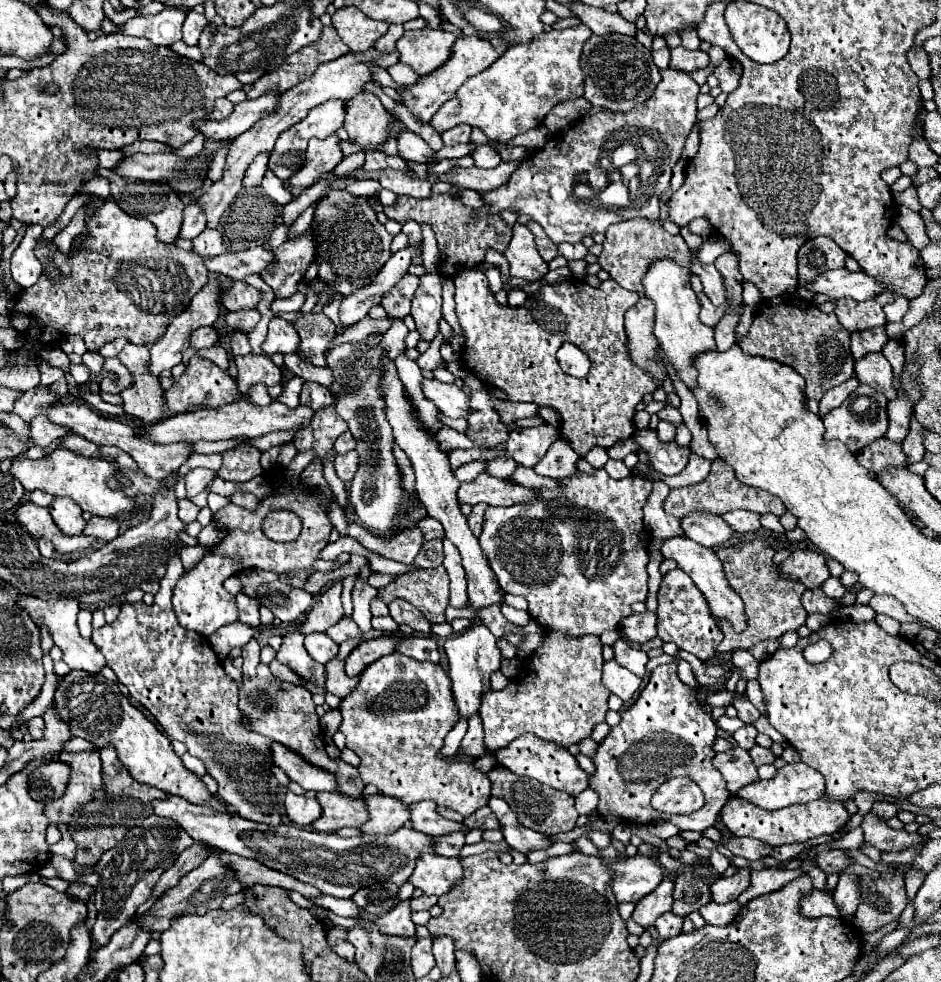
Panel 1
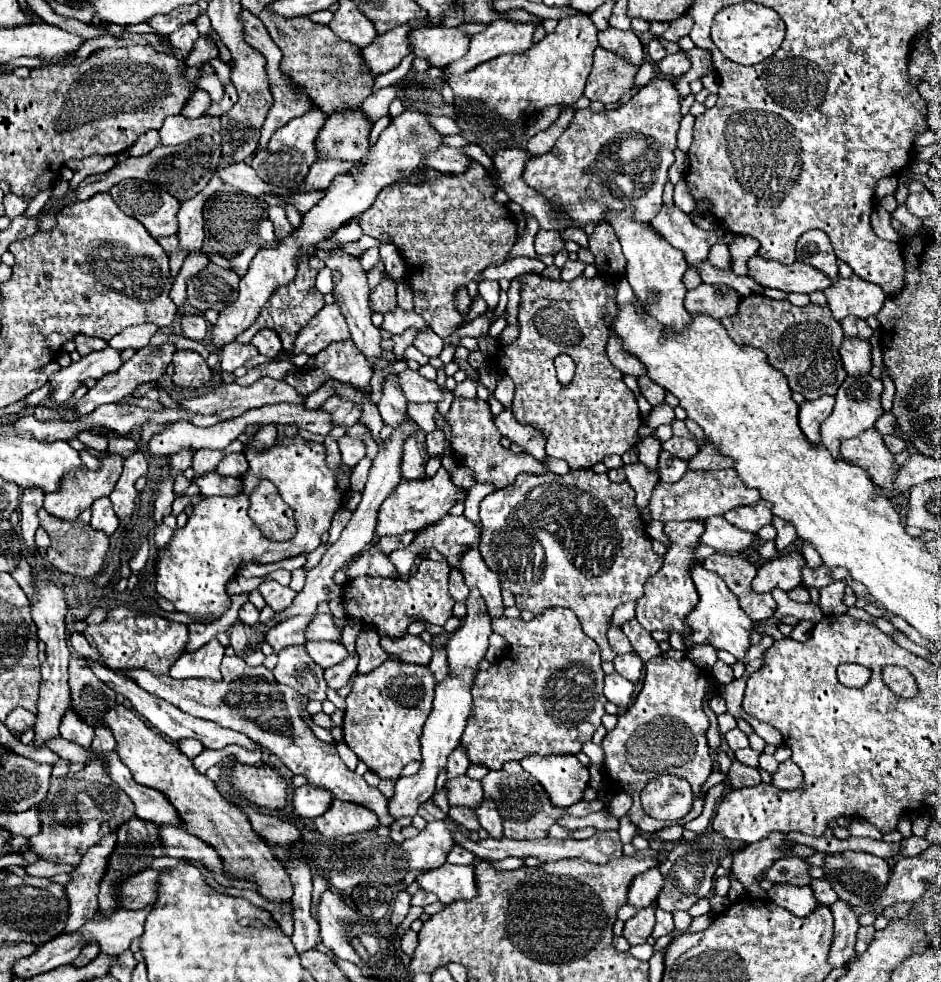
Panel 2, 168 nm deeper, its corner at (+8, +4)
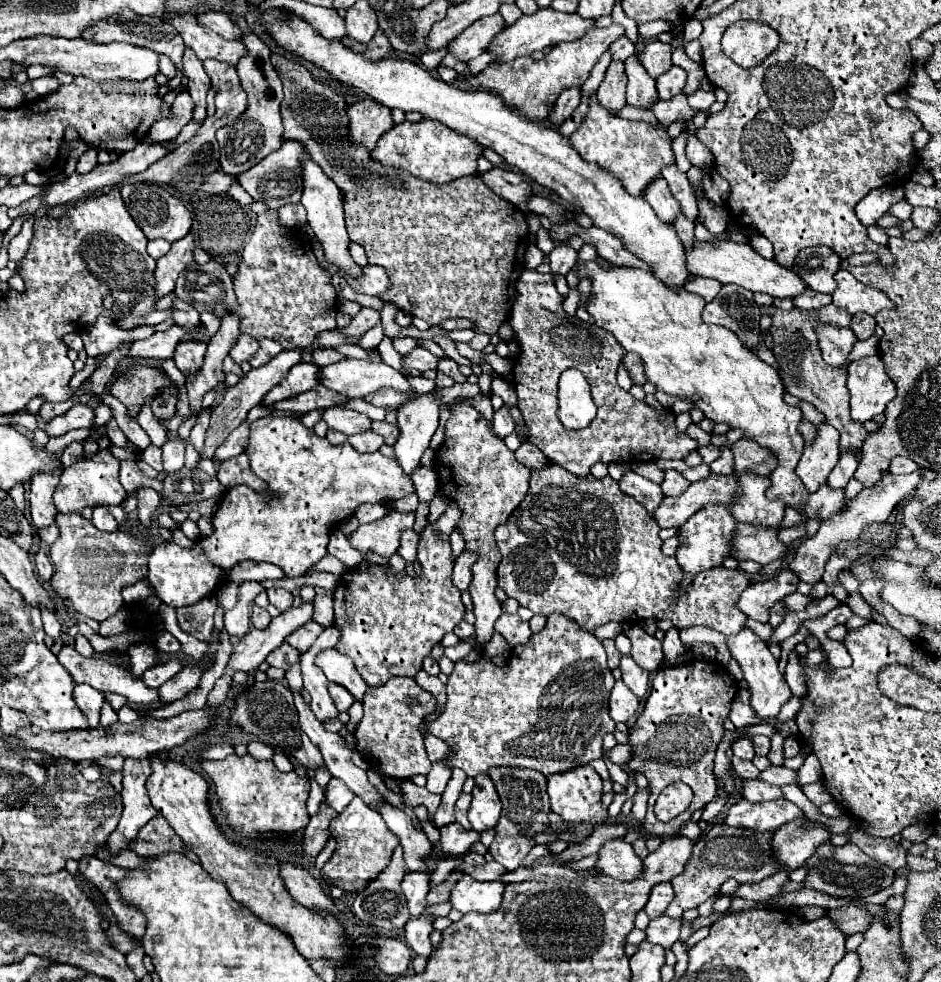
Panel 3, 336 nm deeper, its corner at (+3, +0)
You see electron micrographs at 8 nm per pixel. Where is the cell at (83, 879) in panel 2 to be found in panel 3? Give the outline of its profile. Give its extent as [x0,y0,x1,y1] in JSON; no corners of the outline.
[105,758,157,856]

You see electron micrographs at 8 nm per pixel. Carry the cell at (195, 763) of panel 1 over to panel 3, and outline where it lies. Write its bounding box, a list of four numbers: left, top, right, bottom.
[247,742,273,760]

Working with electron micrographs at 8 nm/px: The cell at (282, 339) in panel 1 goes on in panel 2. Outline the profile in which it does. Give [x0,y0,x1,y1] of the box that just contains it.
[252,330,282,358]

